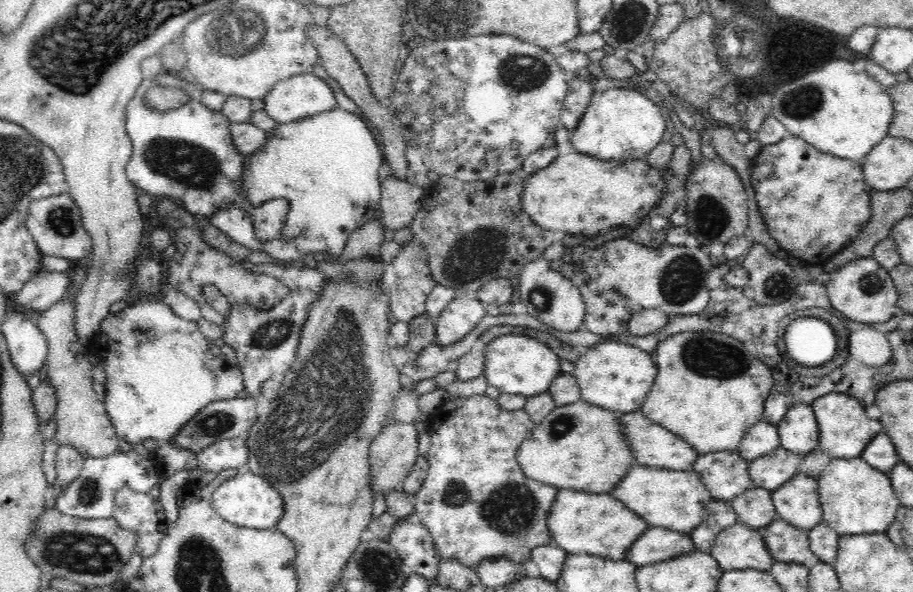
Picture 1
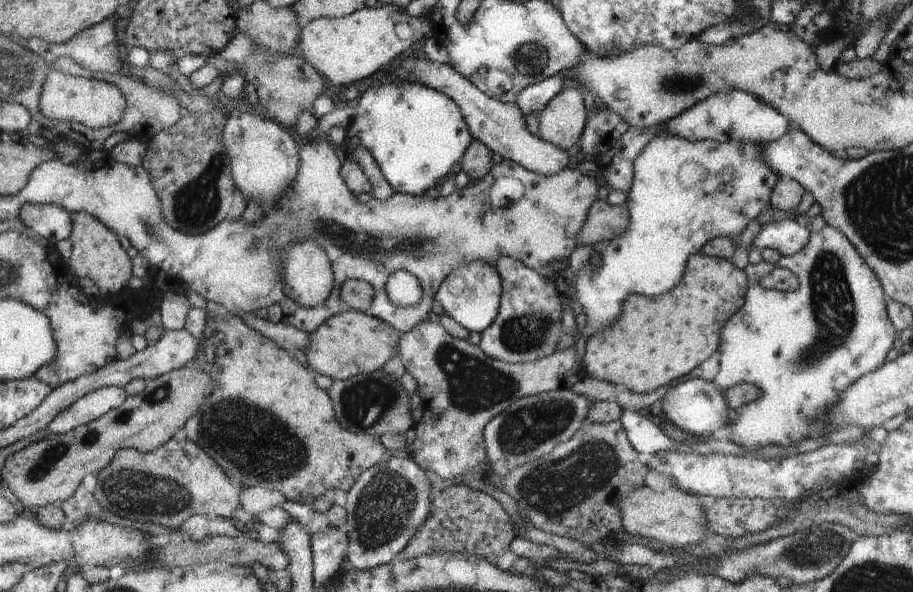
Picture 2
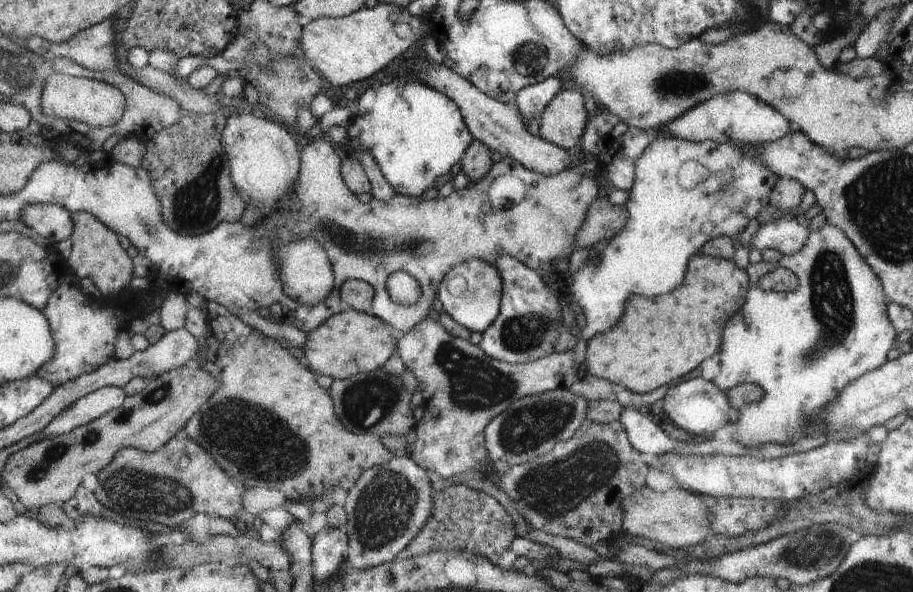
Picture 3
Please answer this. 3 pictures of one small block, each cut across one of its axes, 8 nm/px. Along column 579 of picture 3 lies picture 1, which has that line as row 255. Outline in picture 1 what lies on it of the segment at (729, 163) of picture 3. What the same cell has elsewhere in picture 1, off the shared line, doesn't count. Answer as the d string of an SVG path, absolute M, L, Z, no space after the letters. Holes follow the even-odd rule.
M336 106L328 112L321 112L310 118L279 124L278 127L268 131L266 144L244 160L242 189L244 189L244 195L248 197L248 202L254 206L260 206L272 198L286 198L290 202L290 210L288 210L285 225L278 238L269 241L256 239L252 215L235 204L226 206L224 210L216 210L210 218L199 214L192 213L192 215L201 225L210 224L218 227L232 240L252 250L262 250L276 261L284 263L299 261L303 260L306 254L314 254L323 250L336 258L345 249L350 234L356 228L370 222L374 218L374 212L379 208L382 182L378 177L378 168L382 160L383 151L380 151L376 138L368 130L366 120Z

